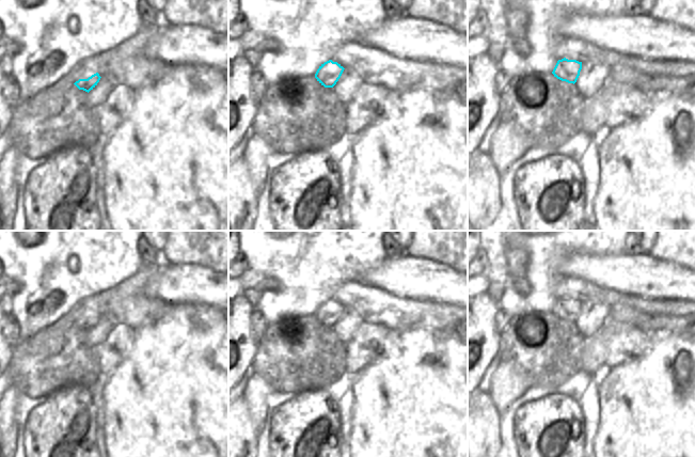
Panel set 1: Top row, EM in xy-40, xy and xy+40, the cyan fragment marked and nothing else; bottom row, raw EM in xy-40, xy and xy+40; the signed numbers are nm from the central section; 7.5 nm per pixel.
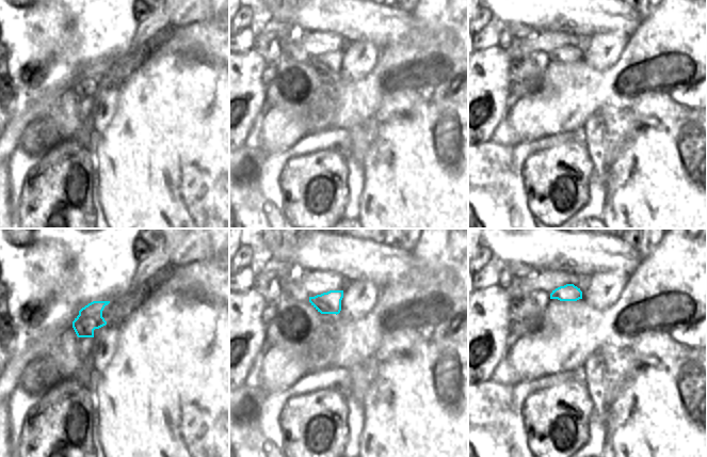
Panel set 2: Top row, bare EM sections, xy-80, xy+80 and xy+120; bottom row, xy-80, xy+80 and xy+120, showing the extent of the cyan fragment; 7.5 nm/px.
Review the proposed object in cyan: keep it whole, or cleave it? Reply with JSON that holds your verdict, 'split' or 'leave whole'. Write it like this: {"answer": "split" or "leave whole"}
{"answer": "leave whole"}

